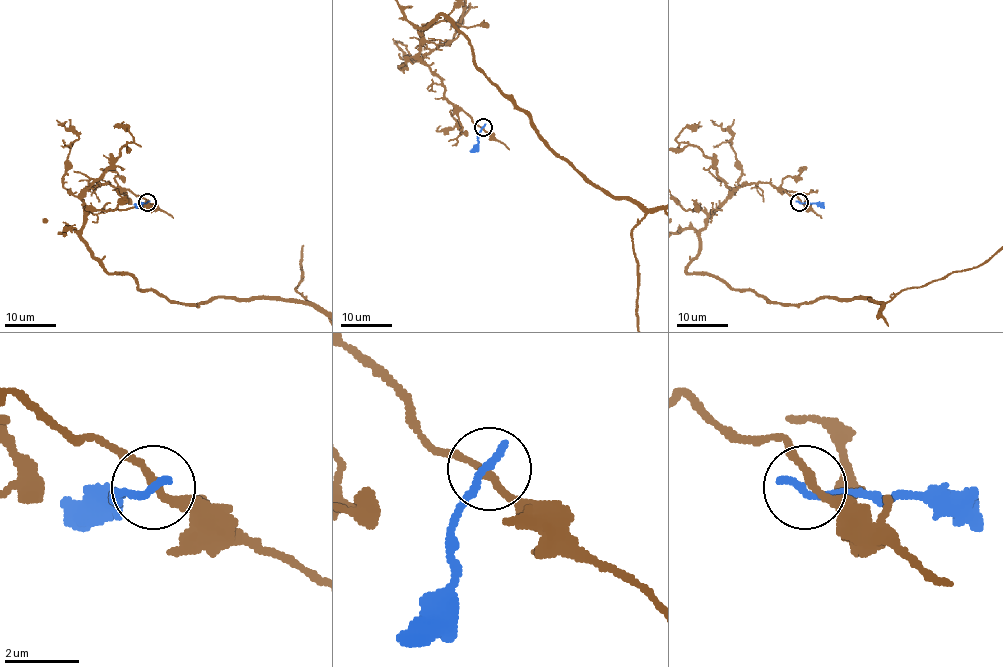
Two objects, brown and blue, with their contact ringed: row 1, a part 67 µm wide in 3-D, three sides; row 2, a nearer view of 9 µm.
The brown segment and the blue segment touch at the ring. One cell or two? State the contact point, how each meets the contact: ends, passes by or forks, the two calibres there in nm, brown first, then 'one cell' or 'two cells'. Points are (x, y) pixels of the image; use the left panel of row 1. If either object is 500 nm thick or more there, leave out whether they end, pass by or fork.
place (147, 202); brown passes by; blue ends; calibres 190 and 240 nm; two cells

